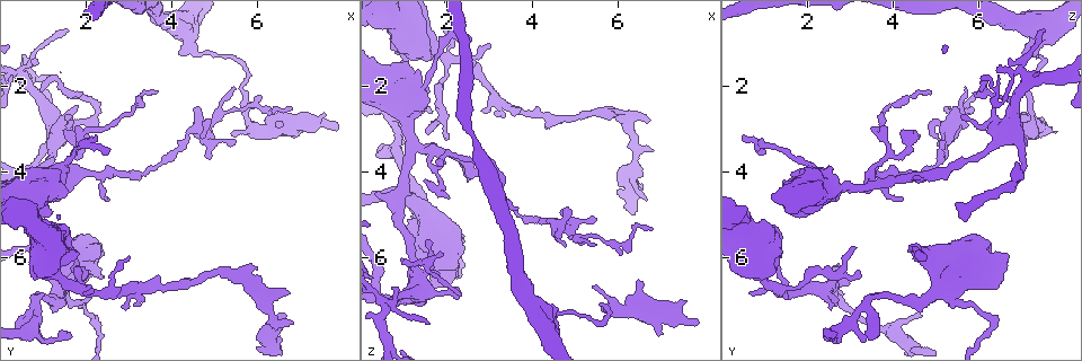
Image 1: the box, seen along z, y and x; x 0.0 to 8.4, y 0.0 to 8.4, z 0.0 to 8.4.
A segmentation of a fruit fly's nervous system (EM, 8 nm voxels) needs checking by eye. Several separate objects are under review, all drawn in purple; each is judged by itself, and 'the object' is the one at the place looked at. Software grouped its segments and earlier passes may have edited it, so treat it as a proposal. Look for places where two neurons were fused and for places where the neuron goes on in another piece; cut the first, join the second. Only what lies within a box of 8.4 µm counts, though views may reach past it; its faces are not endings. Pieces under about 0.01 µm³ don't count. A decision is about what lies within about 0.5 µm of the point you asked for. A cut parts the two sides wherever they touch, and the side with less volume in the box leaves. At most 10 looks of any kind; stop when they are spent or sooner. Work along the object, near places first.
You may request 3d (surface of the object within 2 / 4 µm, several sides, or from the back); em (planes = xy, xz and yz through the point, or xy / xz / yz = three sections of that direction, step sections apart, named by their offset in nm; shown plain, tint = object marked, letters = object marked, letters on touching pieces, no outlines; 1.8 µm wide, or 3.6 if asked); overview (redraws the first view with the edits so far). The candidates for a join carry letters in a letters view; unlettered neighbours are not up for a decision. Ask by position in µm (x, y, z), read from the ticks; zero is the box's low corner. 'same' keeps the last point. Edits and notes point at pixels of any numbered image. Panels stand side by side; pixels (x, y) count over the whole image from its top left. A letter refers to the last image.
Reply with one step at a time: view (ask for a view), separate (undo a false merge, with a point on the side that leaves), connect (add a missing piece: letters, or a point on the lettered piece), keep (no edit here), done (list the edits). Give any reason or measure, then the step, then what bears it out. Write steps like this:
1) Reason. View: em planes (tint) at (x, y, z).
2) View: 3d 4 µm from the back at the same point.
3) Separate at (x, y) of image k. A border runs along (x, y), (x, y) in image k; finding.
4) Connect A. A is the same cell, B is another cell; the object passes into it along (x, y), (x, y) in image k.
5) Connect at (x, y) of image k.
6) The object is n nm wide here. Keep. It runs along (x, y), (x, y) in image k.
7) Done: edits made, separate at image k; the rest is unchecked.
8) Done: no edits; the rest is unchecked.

Sharp bend. View: 3d 2 µm from the back at (1.90, 6.80, 1.35).

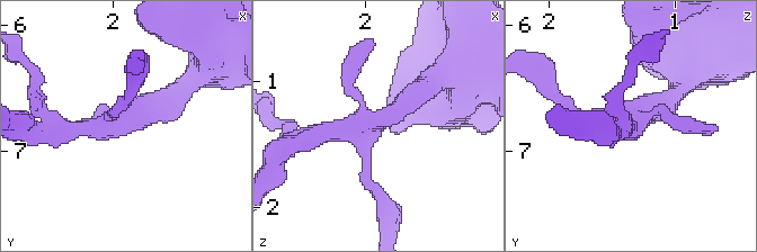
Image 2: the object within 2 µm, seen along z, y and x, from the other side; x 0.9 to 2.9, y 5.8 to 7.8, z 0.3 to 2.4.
View: em 3.6 µm xy step 8 (tint) at (1.94, 6.76, 1.32).

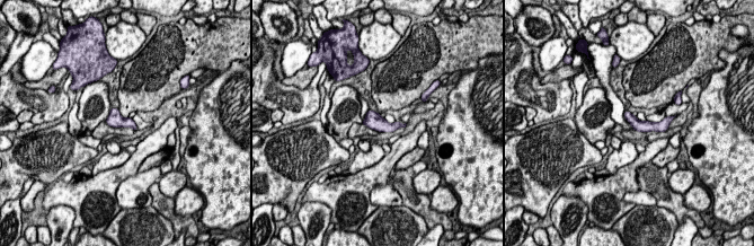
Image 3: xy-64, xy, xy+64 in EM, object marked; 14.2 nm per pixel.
View: em 3.6 µm planes (letters) at the same point.

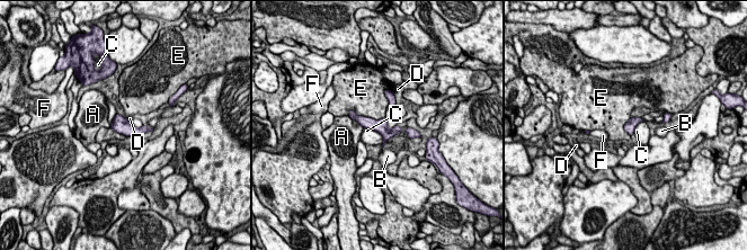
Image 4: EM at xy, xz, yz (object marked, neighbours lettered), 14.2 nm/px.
Keep. A, B, C, D, E and F are other cells; a border runs along (363, 127), (375, 130), (383, 143) in image 4; all the same neuron.

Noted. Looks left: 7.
Calibre changes. View: 3d 2 µm at (0.80, 7.70, 2.80).

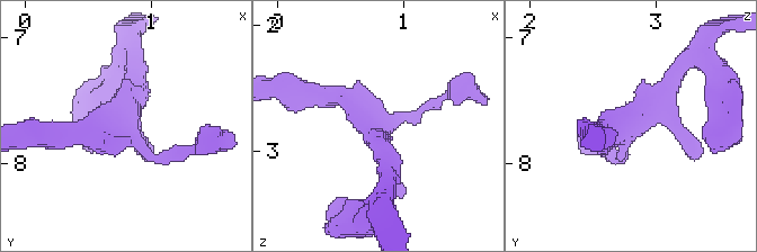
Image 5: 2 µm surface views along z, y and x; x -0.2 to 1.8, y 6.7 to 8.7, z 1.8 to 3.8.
View: em planes (letters) at (0.84, 7.72, 2.86).

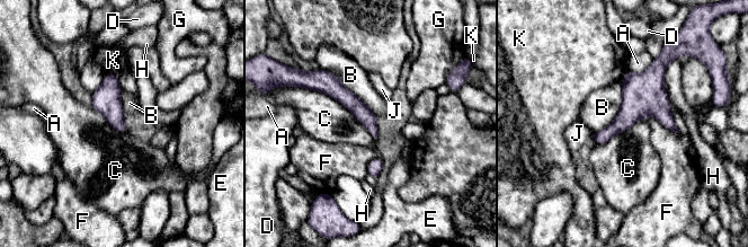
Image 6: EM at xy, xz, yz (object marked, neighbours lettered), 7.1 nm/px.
The object is 120 nm wide here. Keep. A, B, C, D, E, F, G, H, J and K are other cells; a border runs along (301, 87), (337, 99), (375, 138) in image 6; all the same neuron.

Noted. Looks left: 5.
Branch stops here. View: 3d 2 µm at (3.65, 2.10, 4.85).

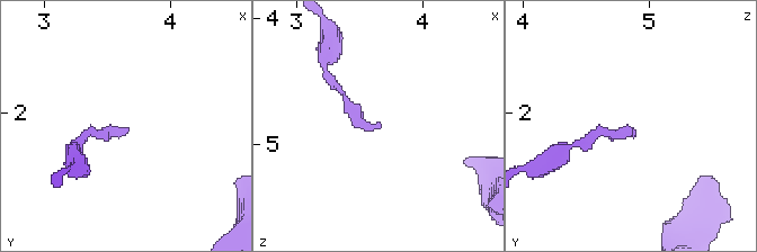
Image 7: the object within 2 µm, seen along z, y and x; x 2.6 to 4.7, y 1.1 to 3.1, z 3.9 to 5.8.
Need the tissue. View: em planes (letters) at (3.68, 2.14, 4.82).

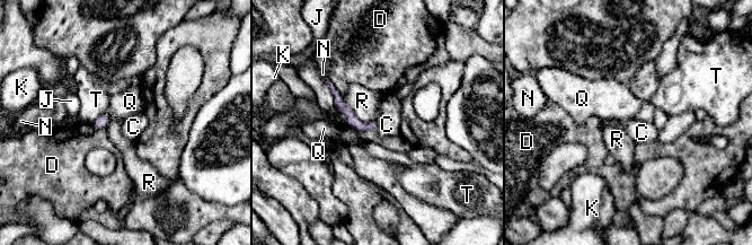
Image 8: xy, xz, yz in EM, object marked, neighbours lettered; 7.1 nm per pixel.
The object is 80 nm wide here. Keep. C, D, J, K, N, Q, R and T are other cells; no lettered piece goes on from it.

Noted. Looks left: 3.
Sharp bend. View: em planes (tint) at (4.55, 1.30, 7.30).

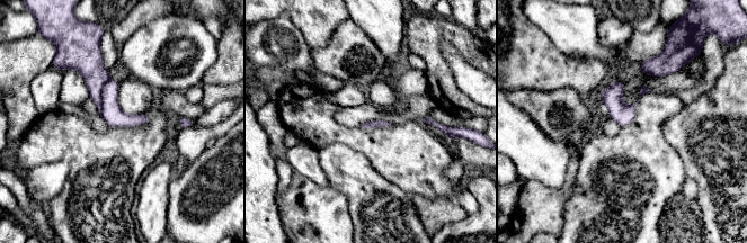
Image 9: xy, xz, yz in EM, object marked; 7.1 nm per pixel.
View: em planes (letters) at the same point.

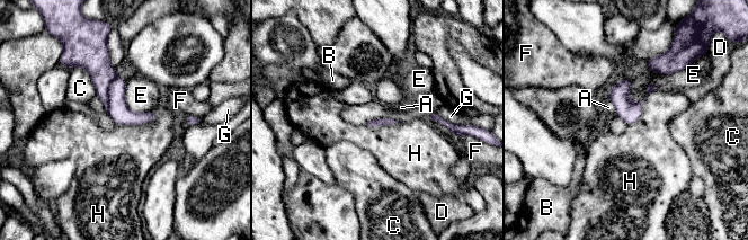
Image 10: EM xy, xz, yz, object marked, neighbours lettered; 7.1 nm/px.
Separate at (117, 108) of image 10. A, B, C, D, E, F, G and H are other cells; a border runs along (116, 77), (109, 85), (106, 106) in image 10; two neurons meet here.

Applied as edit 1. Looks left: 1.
Done: edits made, separate at image 10; the rest is unchecked.

